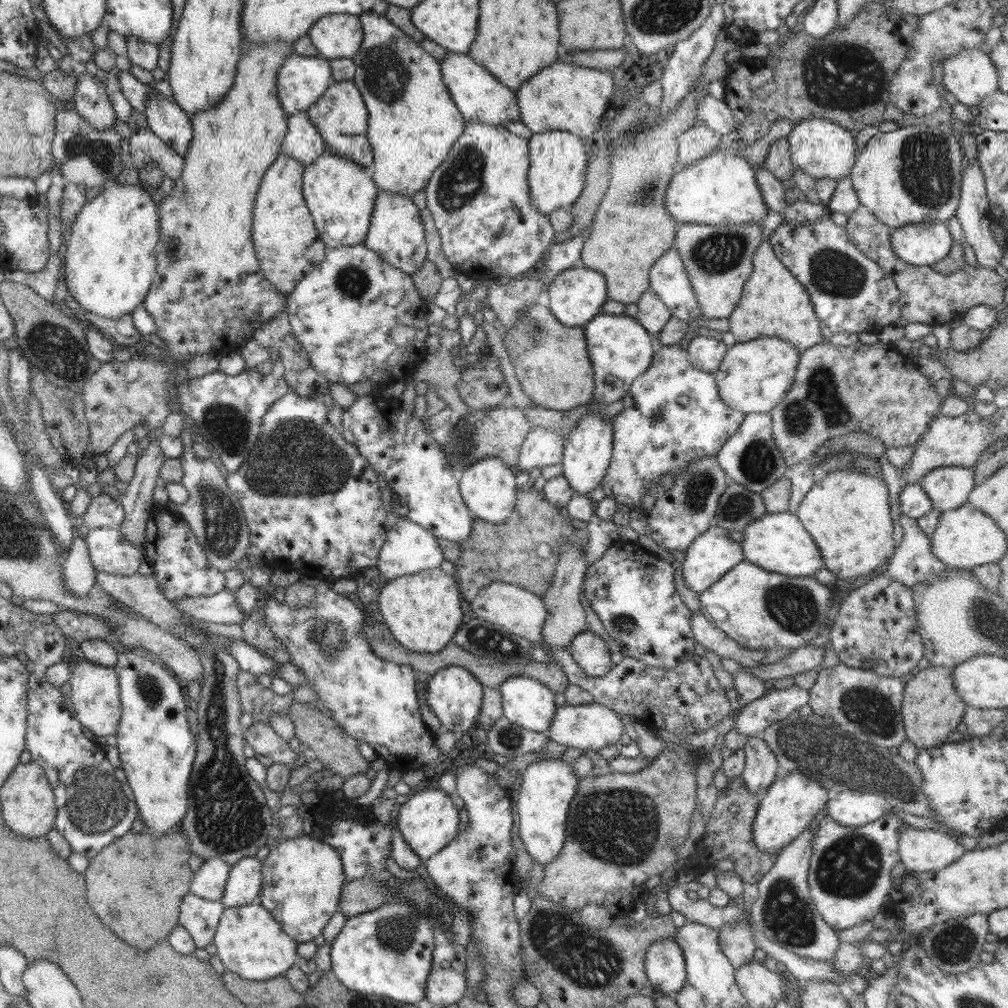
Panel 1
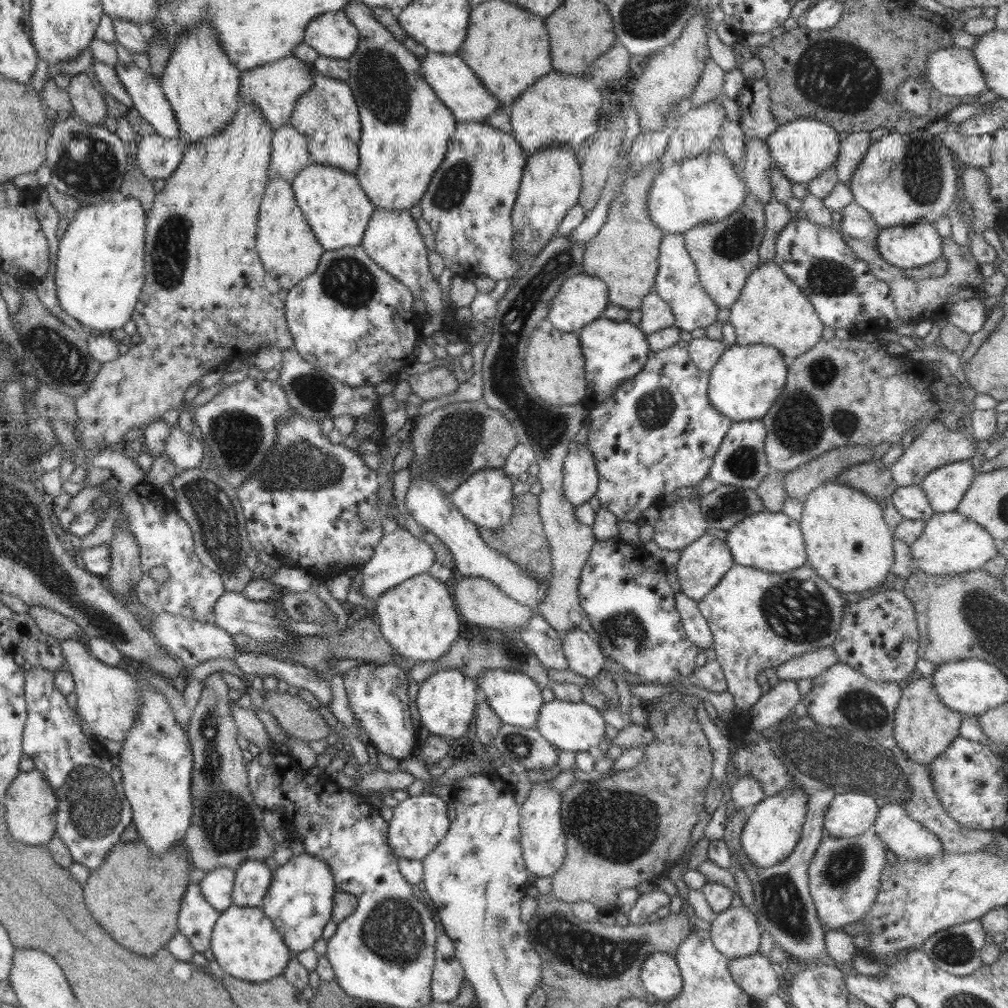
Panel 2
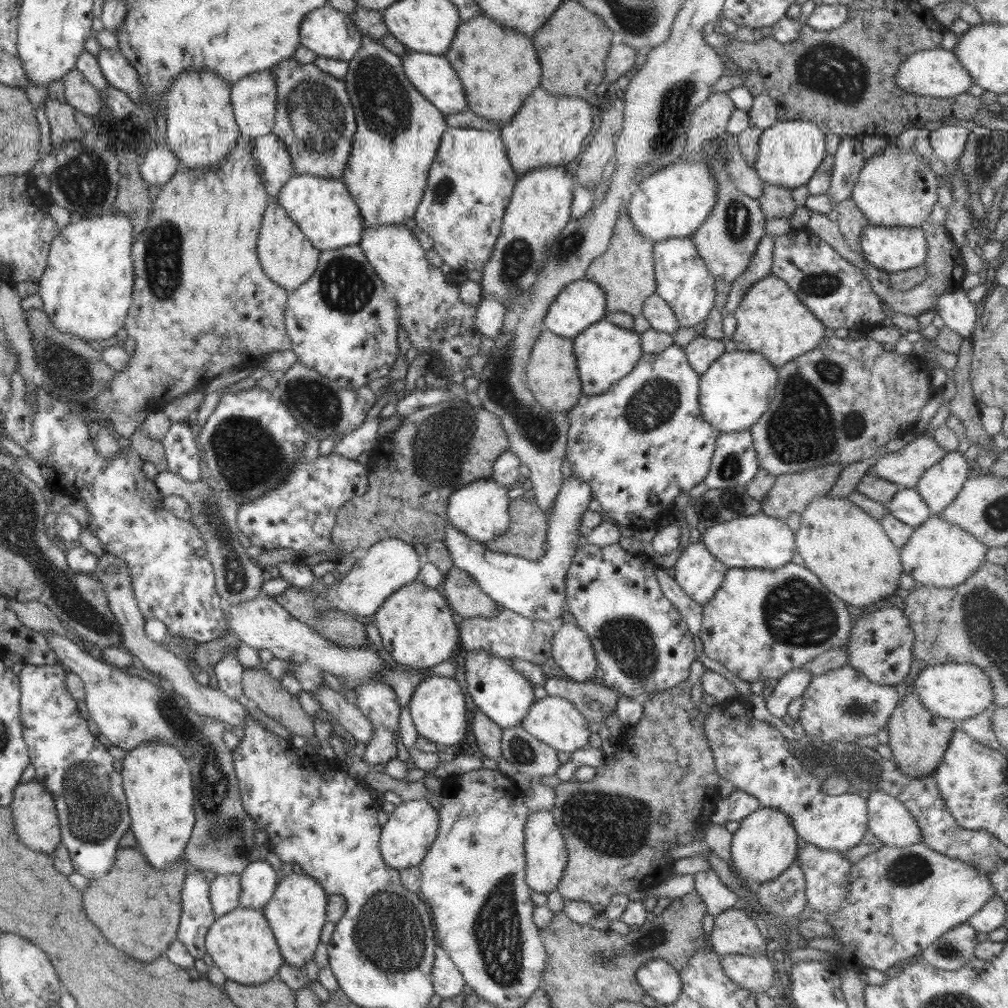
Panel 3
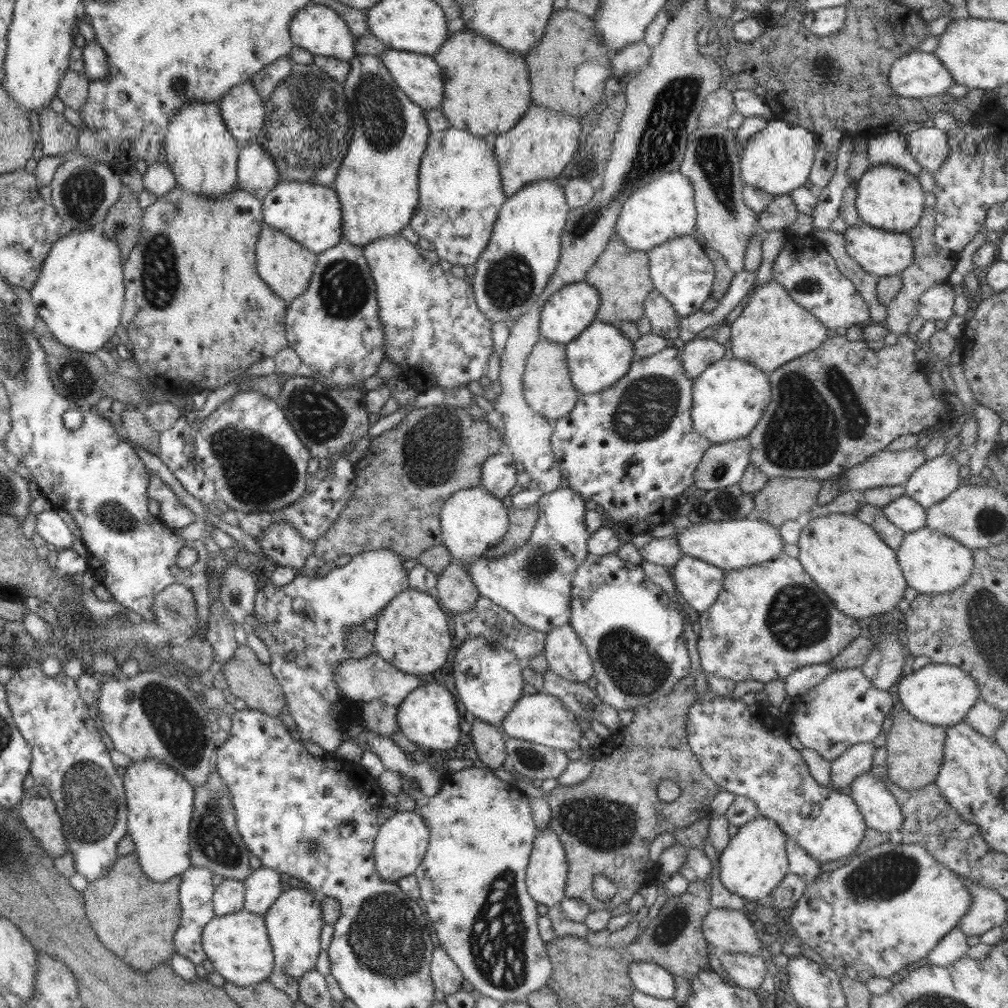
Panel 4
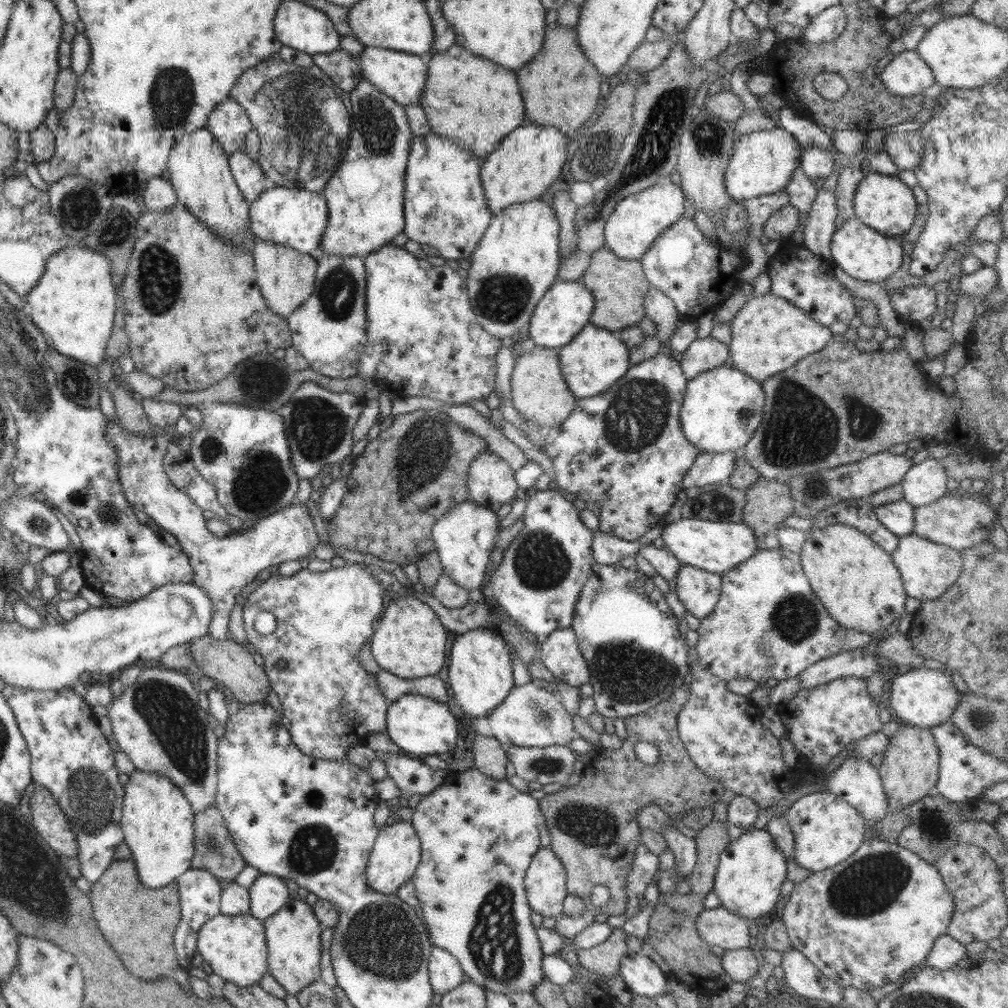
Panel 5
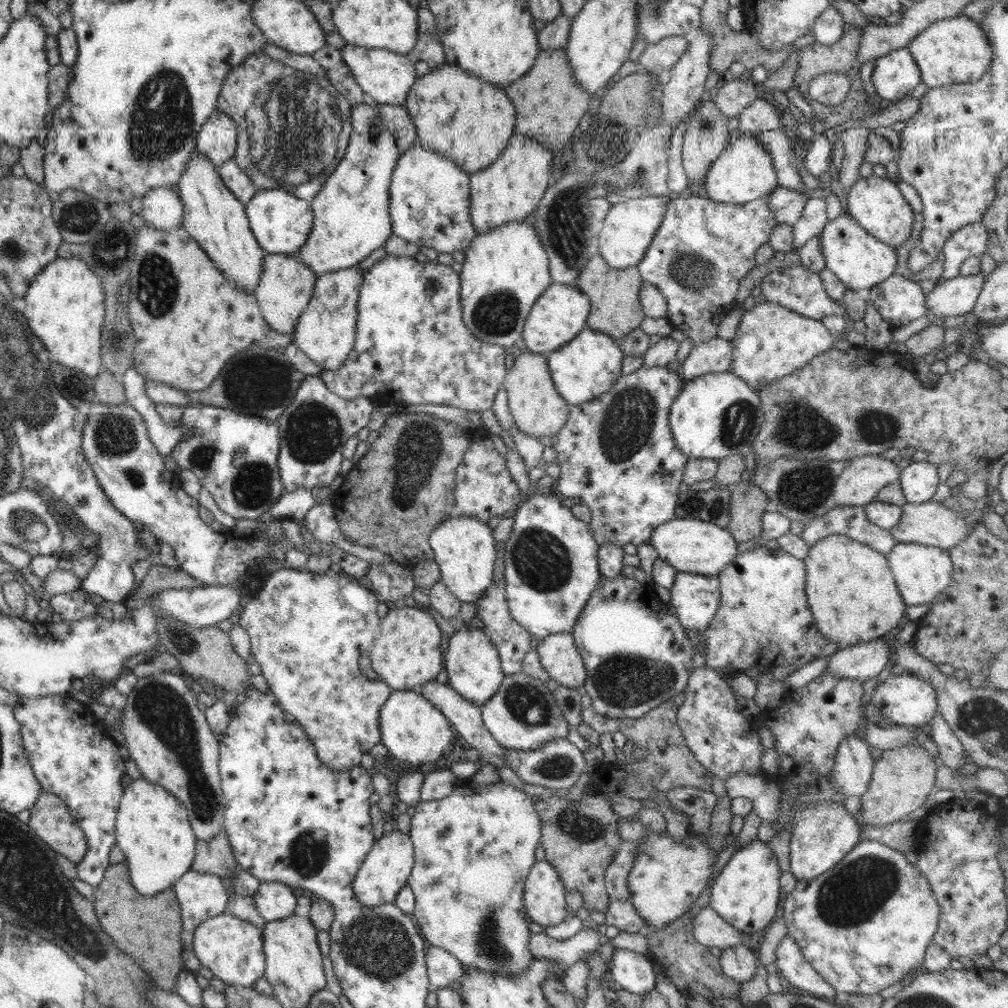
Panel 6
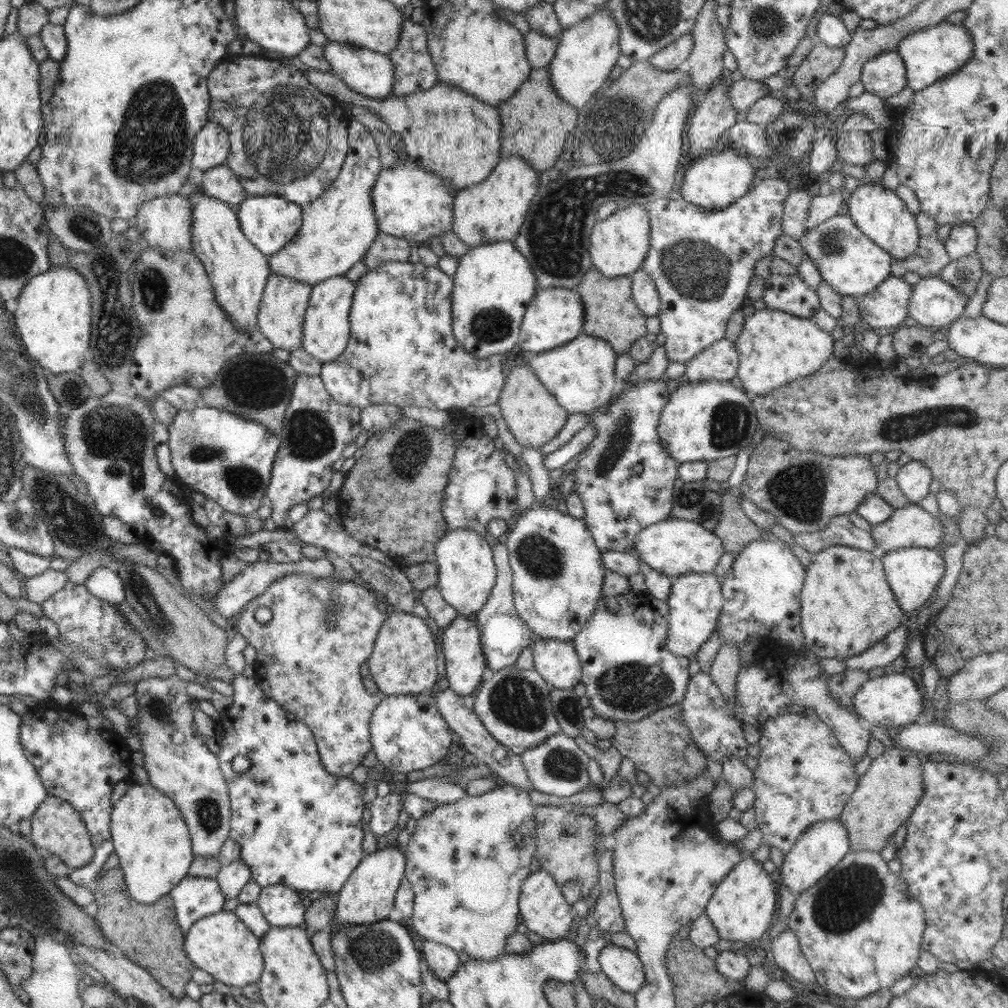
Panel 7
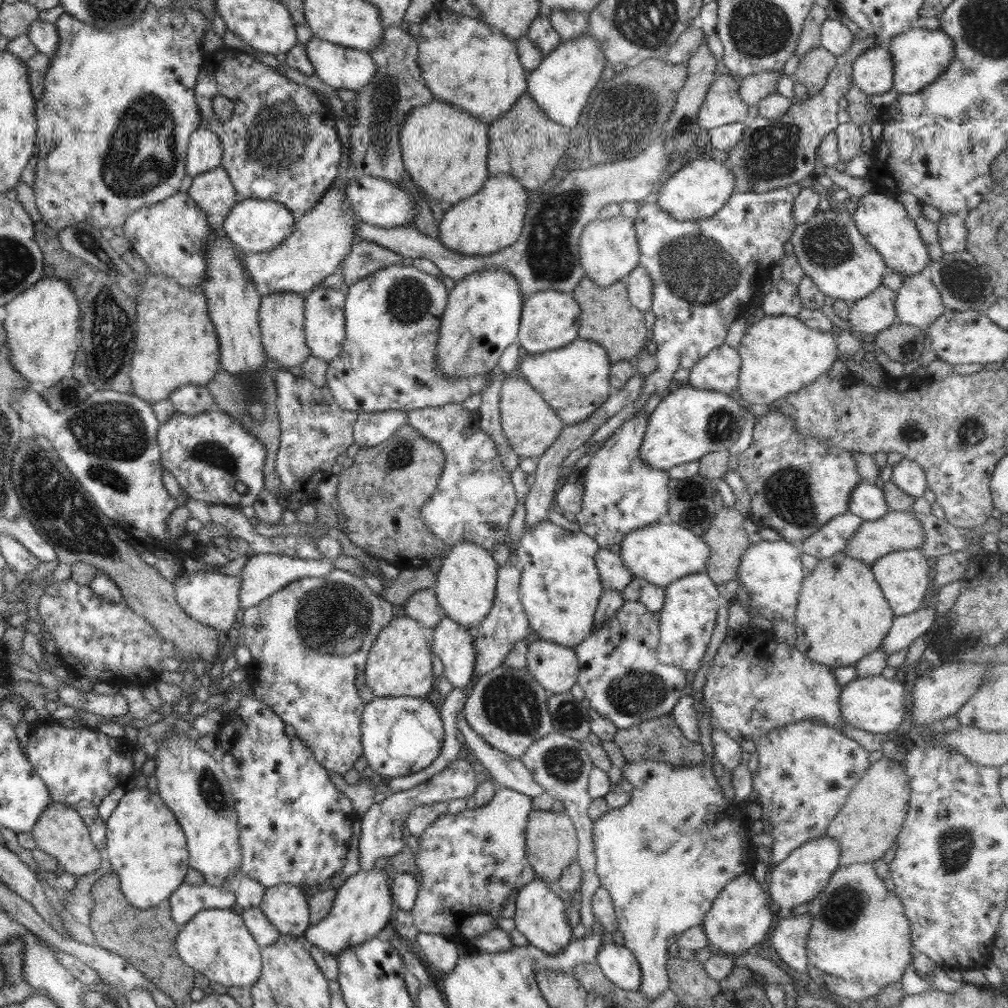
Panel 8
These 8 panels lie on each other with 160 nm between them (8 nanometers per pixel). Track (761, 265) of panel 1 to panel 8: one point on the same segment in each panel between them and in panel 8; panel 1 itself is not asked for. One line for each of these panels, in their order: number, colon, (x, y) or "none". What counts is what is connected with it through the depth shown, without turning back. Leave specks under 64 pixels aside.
2: (771, 310)
3: (771, 321)
4: (772, 329)
5: (769, 334)
6: (772, 341)
7: (775, 347)
8: (779, 354)

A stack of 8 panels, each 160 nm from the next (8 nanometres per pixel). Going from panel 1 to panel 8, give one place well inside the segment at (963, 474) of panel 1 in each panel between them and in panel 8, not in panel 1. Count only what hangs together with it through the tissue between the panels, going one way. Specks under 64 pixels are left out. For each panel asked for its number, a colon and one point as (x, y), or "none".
2: (944, 486)
3: (938, 486)
4: (932, 482)
5: (924, 483)
6: (919, 480)
7: (914, 478)
8: (909, 476)

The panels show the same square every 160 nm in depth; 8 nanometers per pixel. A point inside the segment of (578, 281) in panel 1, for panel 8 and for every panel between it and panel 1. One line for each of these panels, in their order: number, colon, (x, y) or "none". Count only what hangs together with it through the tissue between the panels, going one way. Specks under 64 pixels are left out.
2: (581, 299)
3: (582, 303)
4: (569, 311)
5: (565, 309)
6: (560, 313)
7: (555, 316)
8: (550, 319)

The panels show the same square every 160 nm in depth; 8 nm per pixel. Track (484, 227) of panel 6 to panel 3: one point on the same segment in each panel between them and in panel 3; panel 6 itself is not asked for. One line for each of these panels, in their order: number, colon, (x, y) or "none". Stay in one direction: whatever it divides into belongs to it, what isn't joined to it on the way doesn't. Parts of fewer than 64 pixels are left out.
3: (549, 130)
4: (538, 147)
5: (524, 165)

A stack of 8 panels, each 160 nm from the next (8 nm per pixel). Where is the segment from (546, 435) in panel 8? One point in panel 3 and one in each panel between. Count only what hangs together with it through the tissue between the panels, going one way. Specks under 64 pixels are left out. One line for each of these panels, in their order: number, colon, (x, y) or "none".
3: (552, 374)
4: (547, 386)
5: (539, 392)
6: (539, 411)
7: (533, 416)

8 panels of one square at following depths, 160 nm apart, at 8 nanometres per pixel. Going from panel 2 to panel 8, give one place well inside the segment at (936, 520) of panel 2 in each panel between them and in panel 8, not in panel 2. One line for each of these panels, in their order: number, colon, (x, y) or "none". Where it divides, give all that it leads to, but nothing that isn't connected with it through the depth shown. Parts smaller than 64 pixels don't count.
3: (940, 554)
4: (931, 562)
5: (928, 570)
6: (922, 573)
7: (914, 573)
8: (903, 575)

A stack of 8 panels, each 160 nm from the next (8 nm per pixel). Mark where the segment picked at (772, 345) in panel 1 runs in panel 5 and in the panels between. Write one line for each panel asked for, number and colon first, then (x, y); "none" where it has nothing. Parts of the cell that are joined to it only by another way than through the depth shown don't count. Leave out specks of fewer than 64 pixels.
2: (743, 385)
3: (737, 389)
4: (730, 396)
5: (722, 408)

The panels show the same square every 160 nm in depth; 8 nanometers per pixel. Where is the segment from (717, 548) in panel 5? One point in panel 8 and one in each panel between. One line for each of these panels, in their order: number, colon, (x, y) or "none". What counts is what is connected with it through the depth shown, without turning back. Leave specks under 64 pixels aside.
6: (689, 545)
7: (674, 547)
8: (659, 554)

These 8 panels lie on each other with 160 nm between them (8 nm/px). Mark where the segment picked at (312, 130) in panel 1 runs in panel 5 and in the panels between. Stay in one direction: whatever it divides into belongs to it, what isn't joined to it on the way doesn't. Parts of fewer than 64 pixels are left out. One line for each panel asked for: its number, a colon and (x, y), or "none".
2: (289, 151)
3: (272, 162)
4: (256, 173)
5: (250, 179)

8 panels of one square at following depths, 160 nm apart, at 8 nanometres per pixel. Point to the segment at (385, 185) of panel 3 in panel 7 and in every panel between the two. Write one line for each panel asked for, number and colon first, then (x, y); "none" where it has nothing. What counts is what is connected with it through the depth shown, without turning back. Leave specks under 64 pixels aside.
4: (377, 184)
5: (365, 196)
6: (351, 218)
7: (337, 229)

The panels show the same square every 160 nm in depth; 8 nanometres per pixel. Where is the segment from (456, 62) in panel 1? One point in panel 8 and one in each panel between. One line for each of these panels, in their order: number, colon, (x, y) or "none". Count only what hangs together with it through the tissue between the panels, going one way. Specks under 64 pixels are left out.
2: (456, 85)
3: (432, 75)
4: (419, 77)
5: (401, 76)
6: (386, 77)
7: (368, 73)
8: (340, 67)

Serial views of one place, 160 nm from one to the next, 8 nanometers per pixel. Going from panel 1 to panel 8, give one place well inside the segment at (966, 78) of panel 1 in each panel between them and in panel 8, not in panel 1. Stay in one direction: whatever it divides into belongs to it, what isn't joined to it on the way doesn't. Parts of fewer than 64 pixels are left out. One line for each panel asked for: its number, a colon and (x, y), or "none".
2: (954, 71)
3: (937, 73)
4: (918, 74)
5: (907, 74)
6: (896, 75)
7: (884, 76)
8: (873, 73)

